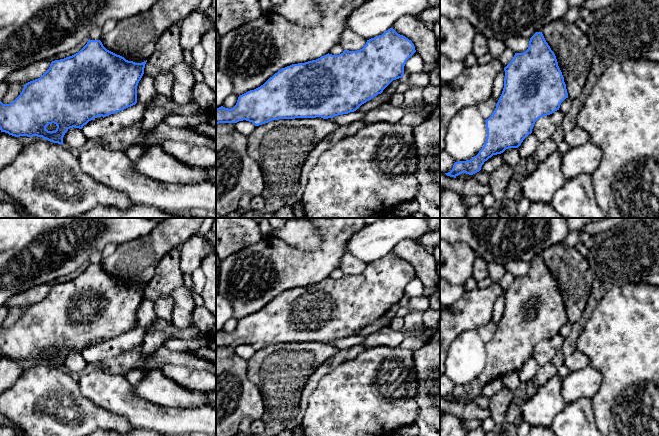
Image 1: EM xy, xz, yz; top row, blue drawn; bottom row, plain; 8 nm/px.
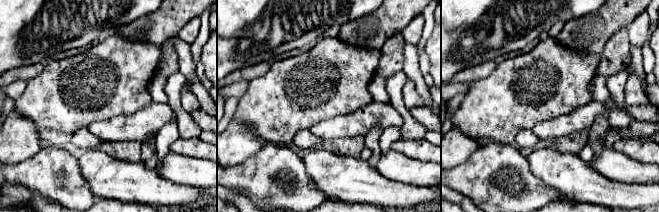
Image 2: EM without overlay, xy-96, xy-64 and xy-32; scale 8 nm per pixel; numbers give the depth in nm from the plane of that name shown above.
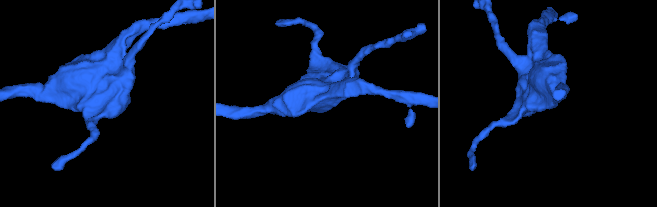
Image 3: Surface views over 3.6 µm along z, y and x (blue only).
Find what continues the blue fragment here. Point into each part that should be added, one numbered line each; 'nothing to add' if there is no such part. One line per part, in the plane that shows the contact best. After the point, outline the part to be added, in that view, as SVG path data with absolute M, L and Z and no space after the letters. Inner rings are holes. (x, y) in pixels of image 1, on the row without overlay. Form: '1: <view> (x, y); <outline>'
nothing to add

